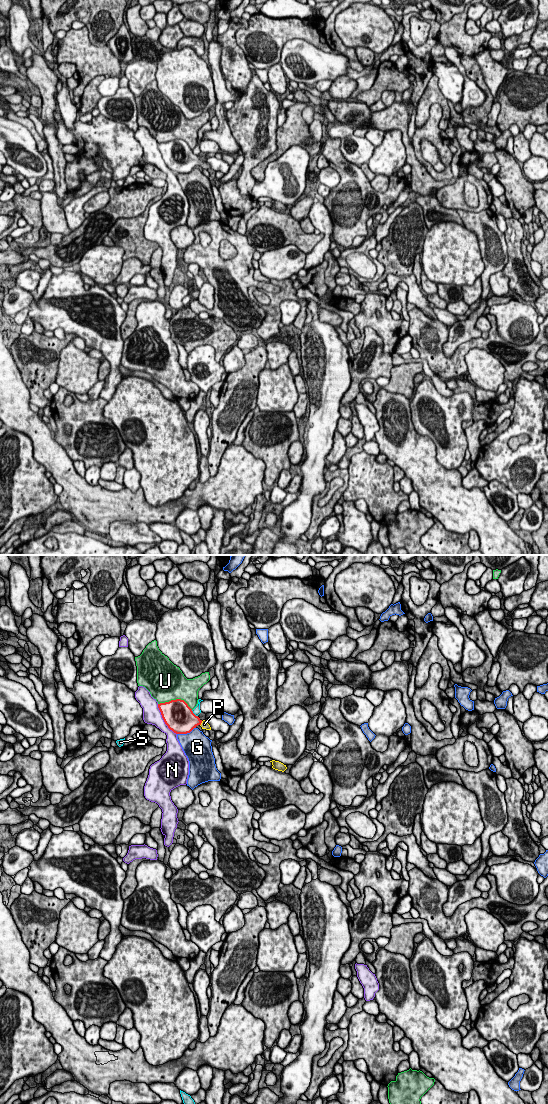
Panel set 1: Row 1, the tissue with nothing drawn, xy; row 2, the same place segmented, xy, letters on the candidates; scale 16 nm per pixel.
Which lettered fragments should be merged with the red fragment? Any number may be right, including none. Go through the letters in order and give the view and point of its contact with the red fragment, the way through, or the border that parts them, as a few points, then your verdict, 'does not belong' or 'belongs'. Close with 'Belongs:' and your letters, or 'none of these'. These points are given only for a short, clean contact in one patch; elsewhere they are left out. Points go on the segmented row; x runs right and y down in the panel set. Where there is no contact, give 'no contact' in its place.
G: meets red in xy at (186, 733); does not belong
N: meets red in xy at (163, 719); does not belong
P: meets red in xy at (201, 722); runs through xy (186, 720), (201, 722), (204, 724); belongs
S: meets red in xy at (193, 713); does not belong
U: meets red in xy at (175, 700); does not belong
Belongs: P

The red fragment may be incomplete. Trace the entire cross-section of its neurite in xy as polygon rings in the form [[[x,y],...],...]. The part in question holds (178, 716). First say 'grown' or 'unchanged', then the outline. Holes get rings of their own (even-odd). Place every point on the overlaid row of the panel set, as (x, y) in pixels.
grown; [[[181,699],[158,704],[162,718],[170,730],[176,734],[190,733],[198,725],[211,730],[210,725],[196,716],[188,704]]]

